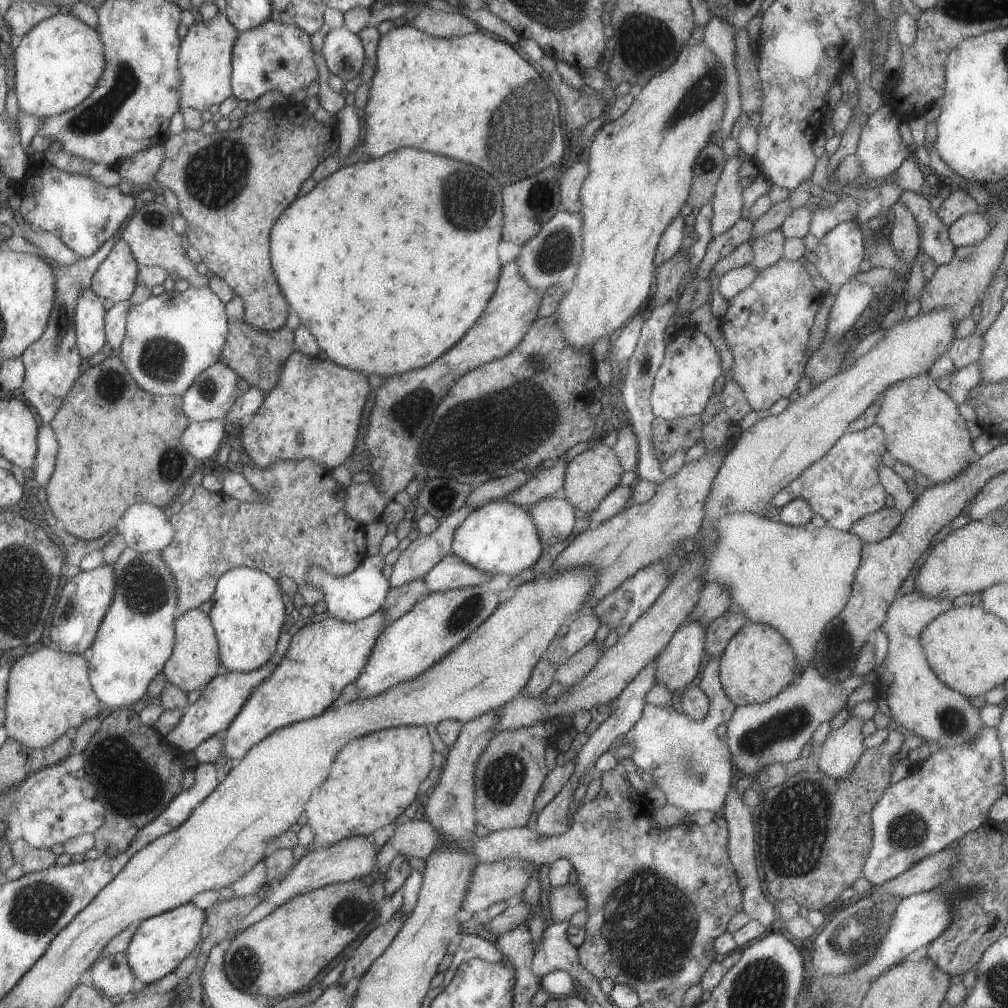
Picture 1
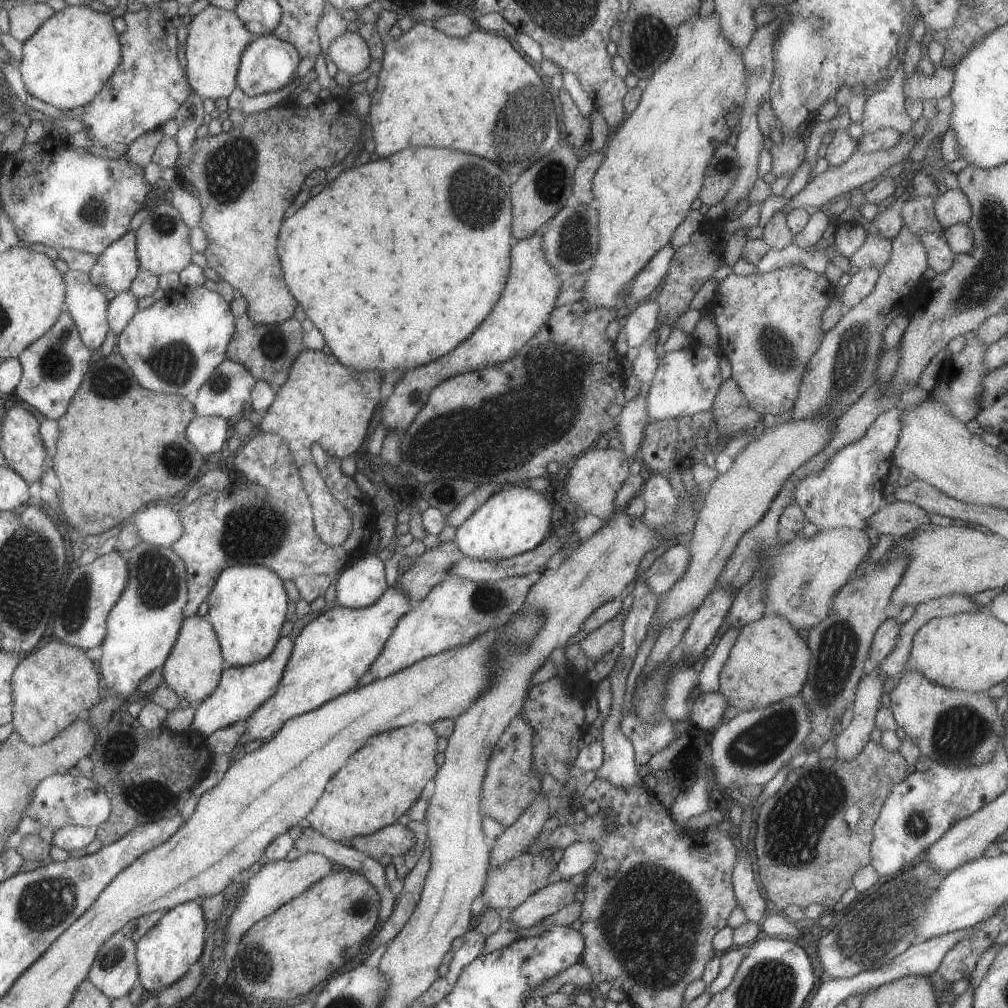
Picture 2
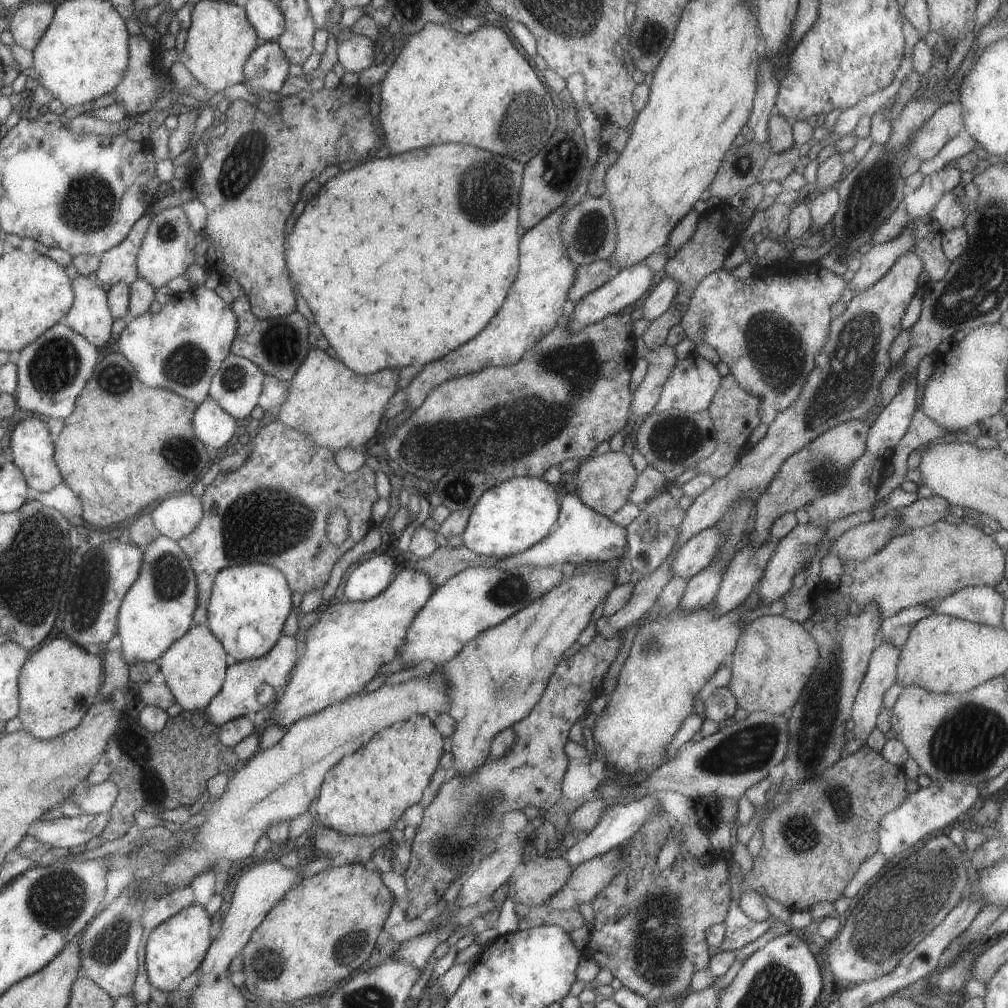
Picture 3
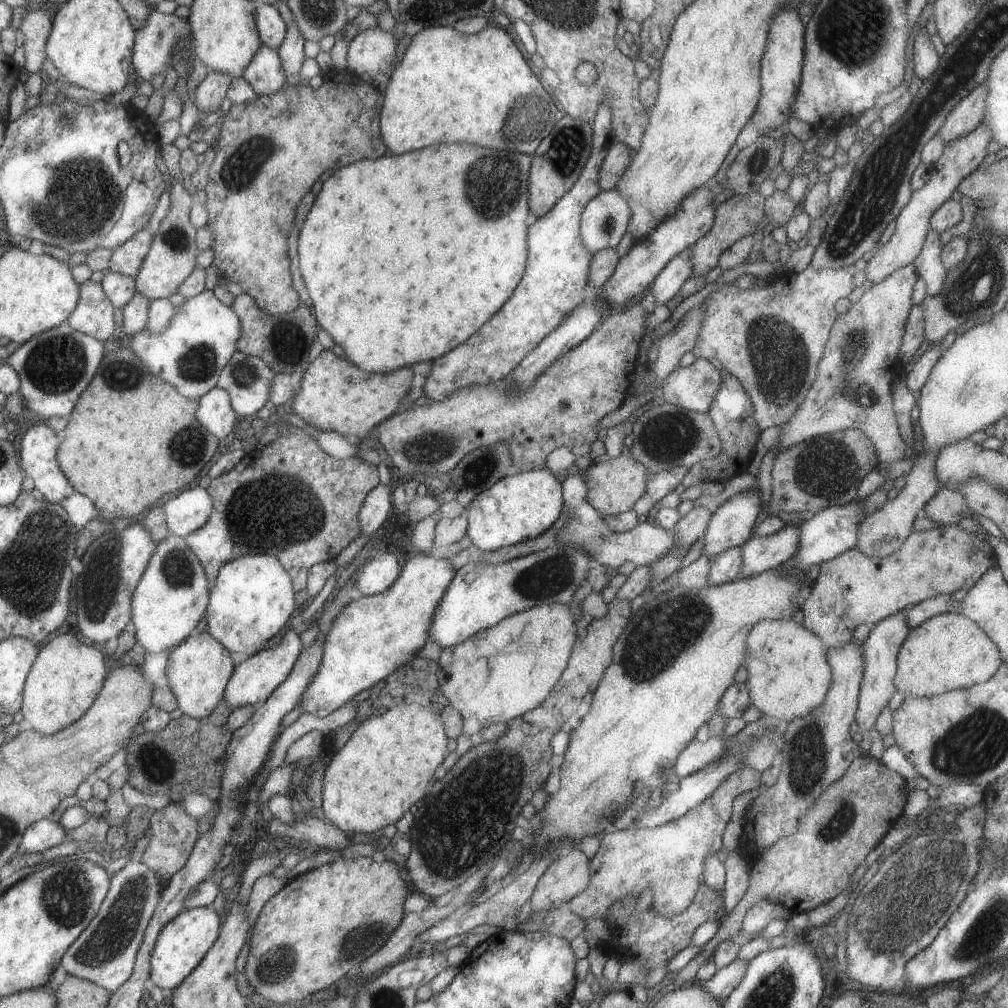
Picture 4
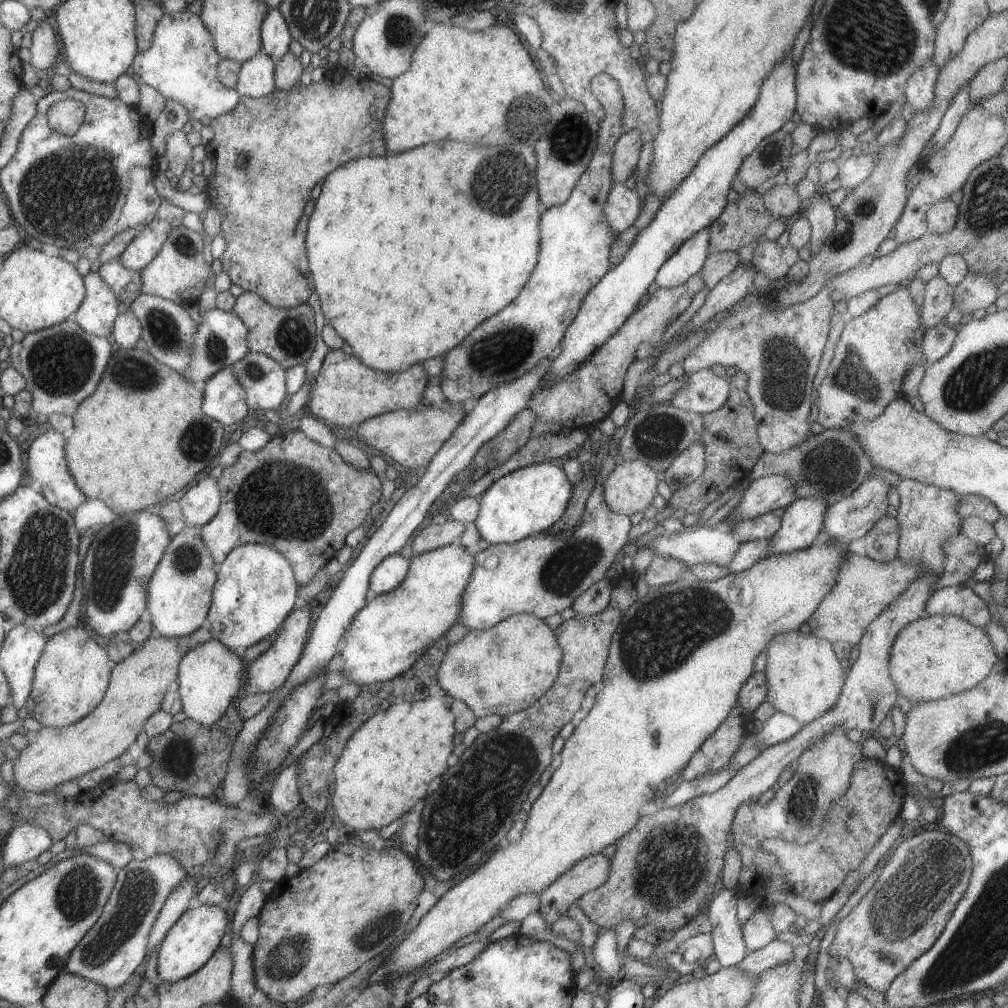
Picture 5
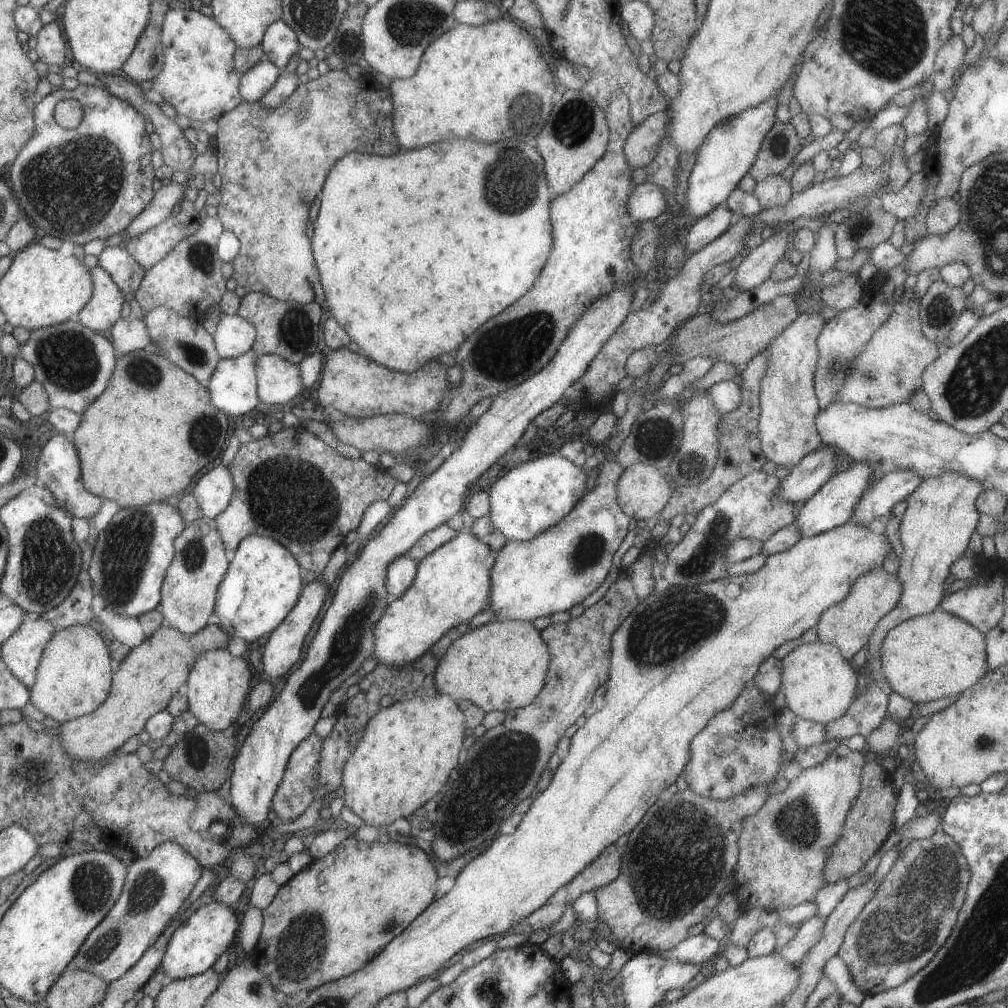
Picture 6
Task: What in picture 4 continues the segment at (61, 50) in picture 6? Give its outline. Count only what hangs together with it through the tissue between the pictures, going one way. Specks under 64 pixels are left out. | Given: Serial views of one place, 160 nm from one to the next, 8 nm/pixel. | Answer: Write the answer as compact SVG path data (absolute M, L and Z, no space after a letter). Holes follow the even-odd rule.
M28 10L18 29L24 36L24 66L27 72L41 72L41 63L46 58L45 43L50 35L52 24L49 23L48 12Z

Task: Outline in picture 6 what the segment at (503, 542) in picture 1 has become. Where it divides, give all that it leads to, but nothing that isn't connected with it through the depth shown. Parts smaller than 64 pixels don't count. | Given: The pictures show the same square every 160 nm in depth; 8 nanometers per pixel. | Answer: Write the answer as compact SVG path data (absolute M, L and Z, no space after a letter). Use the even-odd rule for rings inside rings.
M539 456L511 468L489 488L489 522L508 541L527 541L554 526L588 492L585 472L563 456Z

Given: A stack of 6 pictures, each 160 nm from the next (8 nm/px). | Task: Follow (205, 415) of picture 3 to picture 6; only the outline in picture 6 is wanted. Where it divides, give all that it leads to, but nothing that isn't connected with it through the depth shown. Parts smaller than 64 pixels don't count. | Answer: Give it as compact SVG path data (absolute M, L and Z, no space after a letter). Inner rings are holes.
M250 349L237 358L220 359L206 385L209 402L215 410L223 412L228 417L242 416L249 413L259 402L256 392L255 353Z

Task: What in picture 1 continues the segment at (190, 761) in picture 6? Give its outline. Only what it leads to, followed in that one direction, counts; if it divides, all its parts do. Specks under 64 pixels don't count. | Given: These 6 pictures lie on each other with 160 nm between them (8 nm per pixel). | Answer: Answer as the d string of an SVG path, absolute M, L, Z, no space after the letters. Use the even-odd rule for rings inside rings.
M131 708L101 714L100 727L82 750L85 779L95 788L96 797L104 806L103 824L92 832L94 848L99 854L113 856L123 852L139 828L155 820L167 808L169 801L181 791L187 753L169 745L154 727L141 723ZM133 756L139 756L139 762Z

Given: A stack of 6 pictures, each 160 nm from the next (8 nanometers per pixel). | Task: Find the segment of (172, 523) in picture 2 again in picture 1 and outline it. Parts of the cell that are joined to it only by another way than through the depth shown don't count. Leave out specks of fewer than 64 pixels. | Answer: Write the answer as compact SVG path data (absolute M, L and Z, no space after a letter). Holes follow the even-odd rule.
M149 503L127 507L114 528L116 533L123 536L127 548L138 553L153 553L171 542L173 527L162 509Z

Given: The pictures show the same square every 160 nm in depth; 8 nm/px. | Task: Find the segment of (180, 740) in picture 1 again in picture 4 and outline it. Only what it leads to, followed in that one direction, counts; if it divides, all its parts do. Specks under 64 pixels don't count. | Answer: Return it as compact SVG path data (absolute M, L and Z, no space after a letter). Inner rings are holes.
M288 629L276 646L262 649L234 666L231 678L225 685L223 702L230 706L230 710L233 710L239 705L257 706L265 701L271 692L287 678L301 649L299 635L292 629Z

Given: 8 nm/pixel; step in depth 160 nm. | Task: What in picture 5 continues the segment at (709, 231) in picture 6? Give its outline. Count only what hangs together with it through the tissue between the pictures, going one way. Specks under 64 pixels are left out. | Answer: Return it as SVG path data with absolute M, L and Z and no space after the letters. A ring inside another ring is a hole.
M709 226L695 232L687 238L657 272L655 284L658 288L675 288L689 280L702 268L705 258L709 256Z

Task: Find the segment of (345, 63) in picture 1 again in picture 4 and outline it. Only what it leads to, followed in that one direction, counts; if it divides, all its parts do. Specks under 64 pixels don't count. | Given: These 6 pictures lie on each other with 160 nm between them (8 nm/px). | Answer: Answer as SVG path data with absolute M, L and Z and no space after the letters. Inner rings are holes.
M379 25L356 34L348 41L347 68L355 74L367 72L371 76L381 72L391 74L397 66L395 35L385 32Z

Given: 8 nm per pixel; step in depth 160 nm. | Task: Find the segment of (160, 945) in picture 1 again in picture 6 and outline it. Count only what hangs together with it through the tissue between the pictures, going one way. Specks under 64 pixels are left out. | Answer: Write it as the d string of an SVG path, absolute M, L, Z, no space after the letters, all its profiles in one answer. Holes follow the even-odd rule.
M215 901L199 906L169 936L158 970L164 973L167 980L182 980L201 974L226 952L227 946L235 938L238 927L235 912L229 906Z

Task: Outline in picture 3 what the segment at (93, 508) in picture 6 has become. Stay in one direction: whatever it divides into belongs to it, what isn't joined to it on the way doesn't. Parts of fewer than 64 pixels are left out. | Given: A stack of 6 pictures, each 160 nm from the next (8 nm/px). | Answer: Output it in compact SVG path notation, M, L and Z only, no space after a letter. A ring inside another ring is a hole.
M27 418L16 425L9 441L6 451L8 457L23 473L29 489L37 493L47 493L59 484L61 475L54 461L54 438L49 434L46 423L36 418Z

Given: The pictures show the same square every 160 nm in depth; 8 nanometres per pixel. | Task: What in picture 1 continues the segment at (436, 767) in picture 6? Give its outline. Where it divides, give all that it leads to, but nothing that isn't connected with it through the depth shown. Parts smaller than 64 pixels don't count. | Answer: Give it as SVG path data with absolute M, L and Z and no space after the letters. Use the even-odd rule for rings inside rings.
M407 725L381 729L357 740L351 740L337 754L329 776L320 784L307 802L307 818L315 840L332 845L349 836L370 836L373 830L402 818L402 812L418 797L419 783L431 770L431 741L421 725Z

